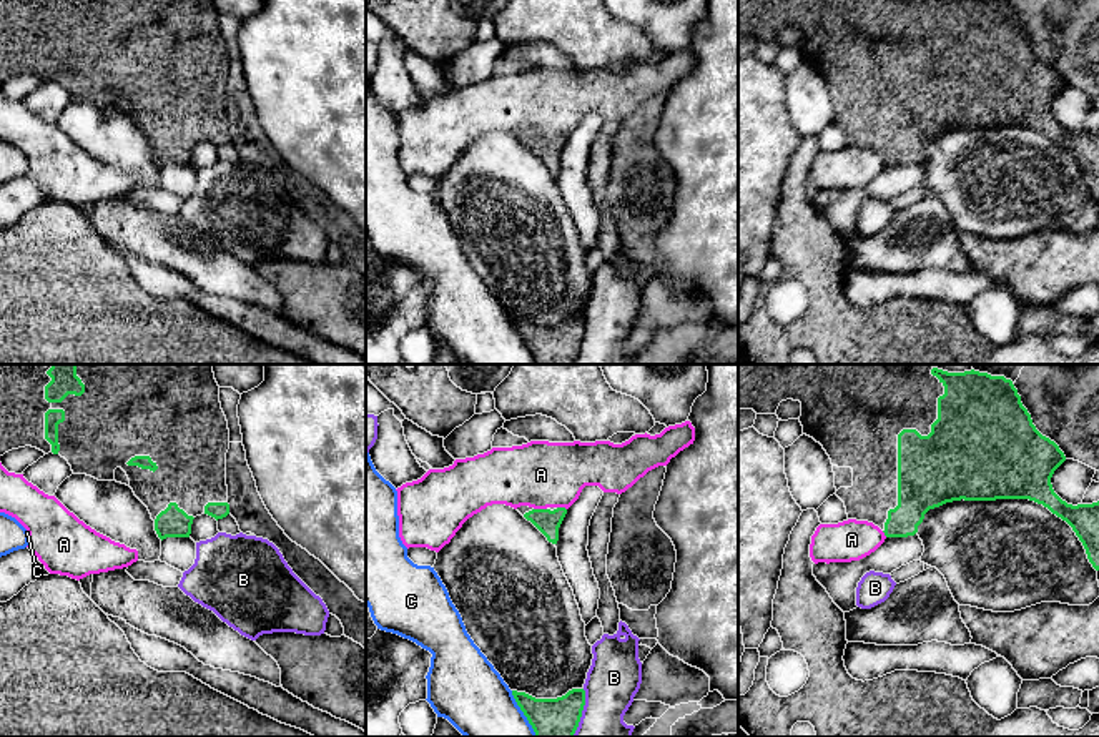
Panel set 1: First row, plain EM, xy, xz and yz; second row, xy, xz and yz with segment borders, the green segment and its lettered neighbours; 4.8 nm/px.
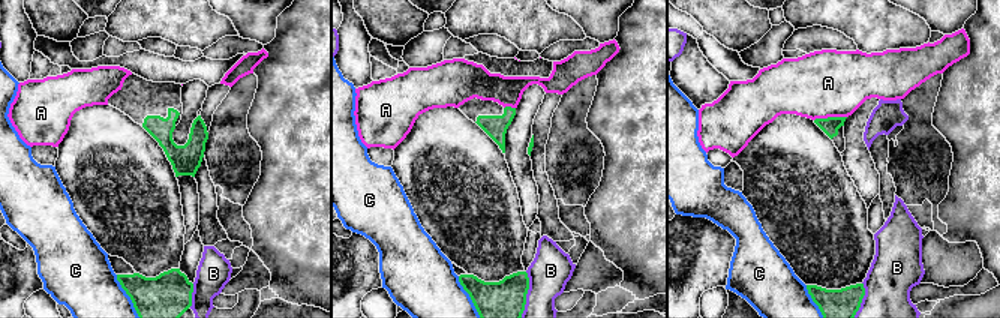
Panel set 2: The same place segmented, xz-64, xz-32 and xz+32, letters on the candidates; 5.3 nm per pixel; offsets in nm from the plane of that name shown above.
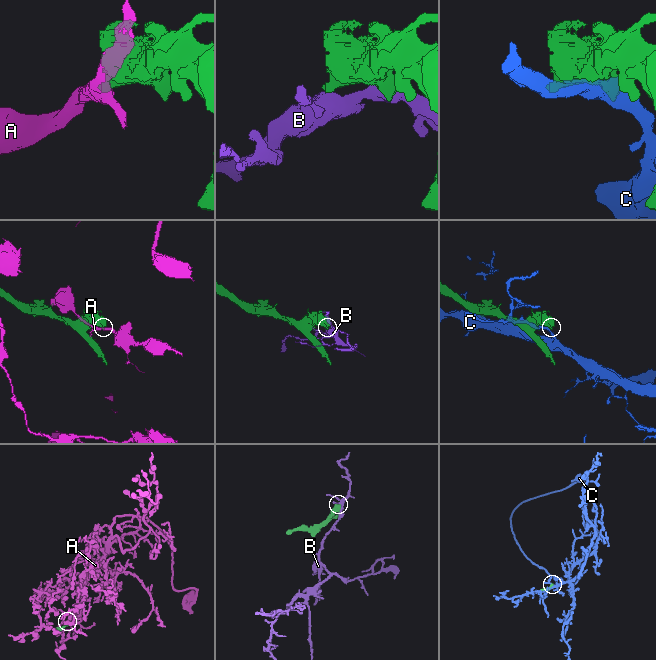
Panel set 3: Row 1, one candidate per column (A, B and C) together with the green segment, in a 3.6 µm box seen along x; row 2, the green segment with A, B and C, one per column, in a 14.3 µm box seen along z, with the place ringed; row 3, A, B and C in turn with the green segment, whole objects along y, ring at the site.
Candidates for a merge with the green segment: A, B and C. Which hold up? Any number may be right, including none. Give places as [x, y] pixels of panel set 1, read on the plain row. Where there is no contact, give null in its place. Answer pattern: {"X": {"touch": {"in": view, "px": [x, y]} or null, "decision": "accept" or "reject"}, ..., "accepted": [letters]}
{"A": {"touch": {"in": "xz", "px": [541, 137]}, "decision": "reject"}, "B": {"touch": {"in": "xz", "px": [581, 340]}, "decision": "reject"}, "C": {"touch": {"in": "xz", "px": [524, 341]}, "decision": "reject"}, "accepted": []}

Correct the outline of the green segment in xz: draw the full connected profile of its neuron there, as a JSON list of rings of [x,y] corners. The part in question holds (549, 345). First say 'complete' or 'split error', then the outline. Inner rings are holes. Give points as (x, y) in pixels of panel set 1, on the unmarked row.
complete; [[[572,316],[557,326],[535,326],[517,318],[512,323],[535,364],[574,364],[585,333],[584,316]]]

